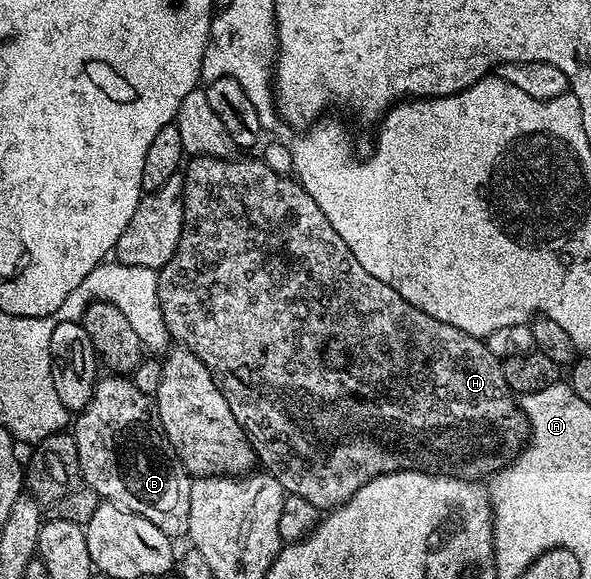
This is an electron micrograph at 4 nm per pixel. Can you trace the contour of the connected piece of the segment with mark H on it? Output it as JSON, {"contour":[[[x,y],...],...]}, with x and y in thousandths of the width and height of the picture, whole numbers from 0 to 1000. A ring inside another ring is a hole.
{"contour":[[[421,266],[409,269],[415,269],[409,276],[379,269],[330,269],[311,285],[310,397],[303,404],[303,425],[296,425],[296,439],[289,439],[284,453],[267,468],[266,485],[269,535],[276,535],[276,556],[283,556],[288,582],[305,599],[323,604],[323,611],[330,611],[330,618],[350,632],[357,653],[364,653],[364,667],[377,687],[384,687],[384,701],[391,701],[398,729],[404,729],[421,769],[428,772],[430,789],[440,807],[464,822],[482,841],[487,855],[519,860],[519,867],[526,867],[526,874],[538,881],[562,881],[587,869],[601,846],[636,822],[690,812],[807,829],[832,824],[873,794],[878,779],[892,767],[895,729],[851,653],[844,615],[821,596],[826,592],[816,582],[790,577],[756,556],[743,556],[743,549],[729,549],[729,542],[695,528],[695,522],[662,501],[662,494],[641,487],[641,480],[628,480],[628,473],[607,459],[587,418],[567,404],[567,394],[560,383],[553,383],[547,363],[540,363],[540,349],[519,335],[511,318],[487,302],[459,294],[447,275],[426,276]],[[557,592],[572,594],[591,606],[591,642],[562,642],[550,636],[543,599]]]}

